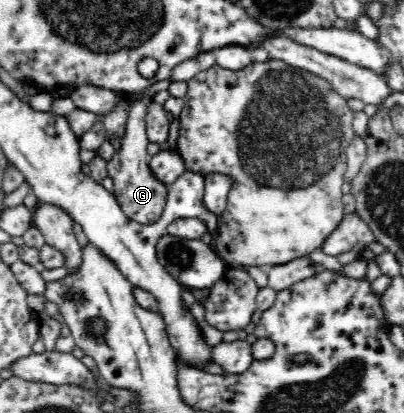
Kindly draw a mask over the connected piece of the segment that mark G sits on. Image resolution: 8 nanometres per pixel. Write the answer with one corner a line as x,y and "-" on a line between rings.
139,97
129,105
129,117
126,121
126,130
120,139
121,146
116,151
108,165
108,176
113,180
117,203
130,220
142,224
155,223
163,209
165,209
165,197
168,186
155,178
155,174
149,168
151,156
147,153
149,138
146,134
146,109
153,102
153,97

